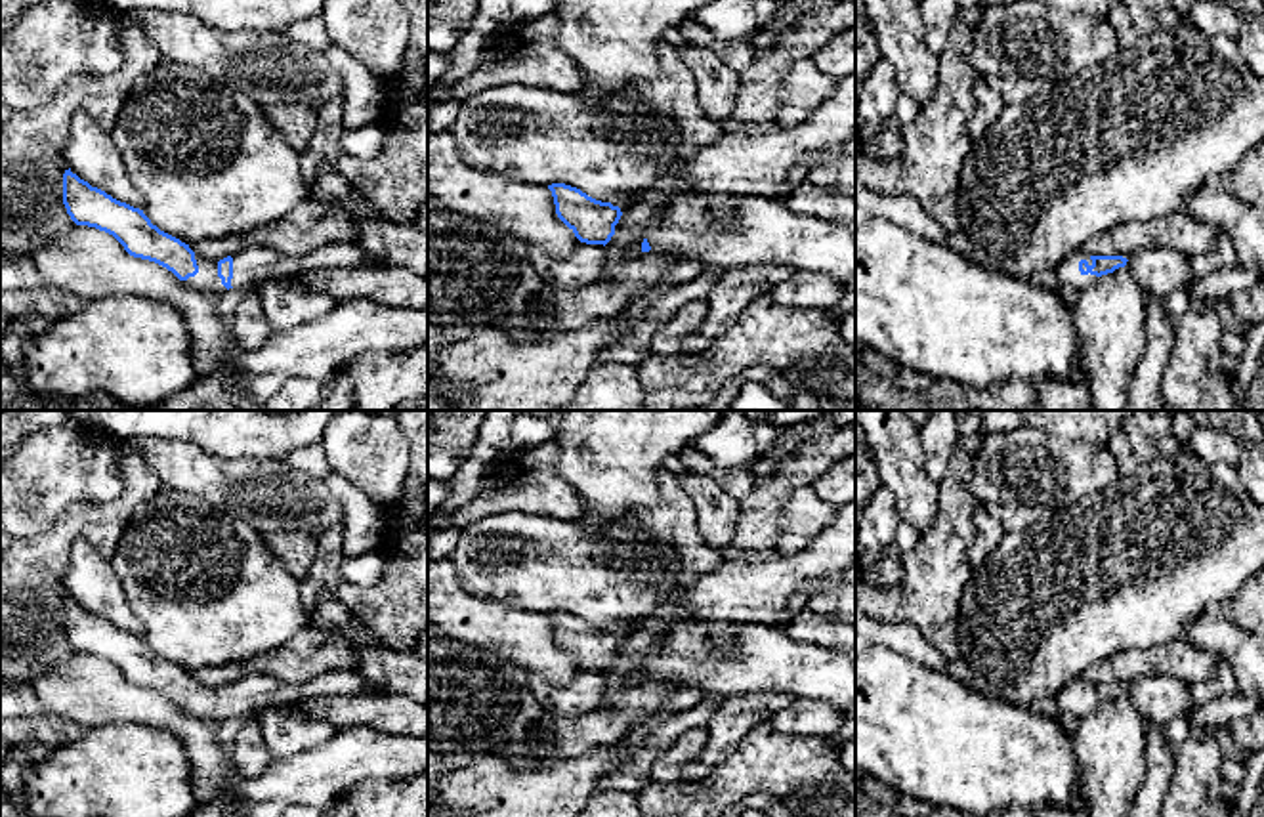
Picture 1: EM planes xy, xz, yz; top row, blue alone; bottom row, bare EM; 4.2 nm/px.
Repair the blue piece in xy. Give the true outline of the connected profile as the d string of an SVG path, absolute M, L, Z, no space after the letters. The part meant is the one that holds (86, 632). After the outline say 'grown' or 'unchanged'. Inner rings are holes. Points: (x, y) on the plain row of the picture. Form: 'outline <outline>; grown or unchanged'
outline M71 596L65 597L63 601L63 632L67 636L67 641L76 653L88 653L105 659L113 662L130 683L155 689L172 699L185 712L199 718L210 718L216 722L223 722L229 716L241 716L241 718L258 716L265 706L273 704L286 706L315 695L380 693L367 683L367 680L359 674L359 670L325 672L304 683L288 683L283 680L275 680L271 676L248 676L233 683L227 683L223 687L206 687L197 680L193 680L189 672L181 670L179 666L153 653L151 647L143 641L143 638L120 630L111 622L107 622L105 618L92 615L88 609L73 601Z; grown

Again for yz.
outline M1075 678L1056 695L1058 718L1067 725L1075 725L1098 704L1125 695L1127 689L1123 683L1088 683L1083 678Z; grown

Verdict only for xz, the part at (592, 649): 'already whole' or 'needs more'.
needs more

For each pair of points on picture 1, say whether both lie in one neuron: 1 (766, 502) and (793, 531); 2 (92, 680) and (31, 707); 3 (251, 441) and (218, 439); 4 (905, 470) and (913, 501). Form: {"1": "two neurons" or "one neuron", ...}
{"1": "two neurons", "2": "two neurons", "3": "one neuron", "4": "one neuron"}

